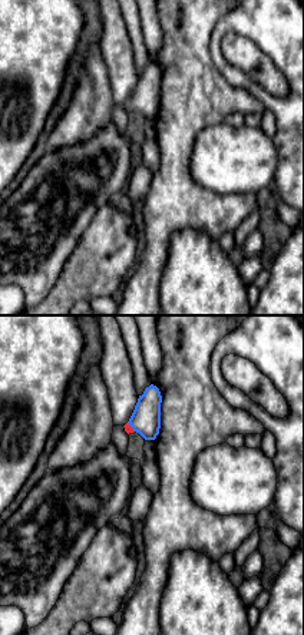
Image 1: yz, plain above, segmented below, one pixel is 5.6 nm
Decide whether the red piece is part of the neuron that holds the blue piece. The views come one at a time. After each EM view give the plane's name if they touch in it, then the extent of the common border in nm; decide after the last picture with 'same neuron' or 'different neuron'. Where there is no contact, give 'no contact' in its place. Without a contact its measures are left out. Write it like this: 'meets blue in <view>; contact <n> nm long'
meets blue in yz; contact 60 nm long

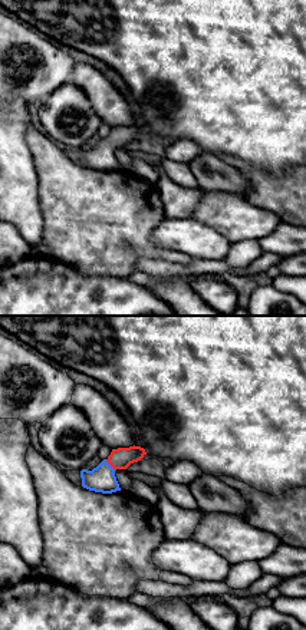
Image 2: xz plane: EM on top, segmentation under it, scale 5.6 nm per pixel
meets blue in xz; contact 90 nm long

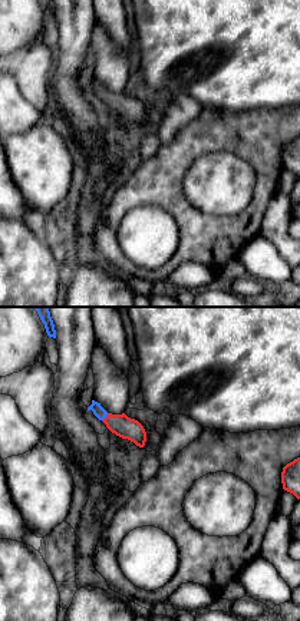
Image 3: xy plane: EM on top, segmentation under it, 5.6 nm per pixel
meets blue in xy; contact 60 nm long

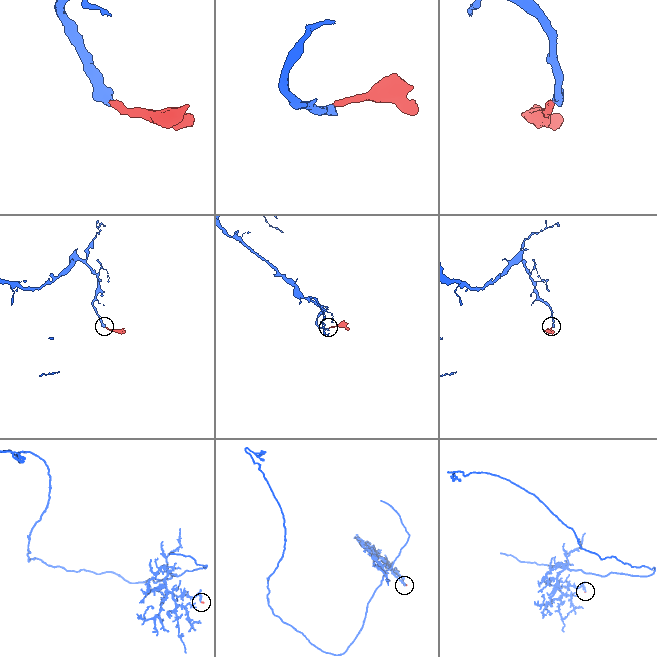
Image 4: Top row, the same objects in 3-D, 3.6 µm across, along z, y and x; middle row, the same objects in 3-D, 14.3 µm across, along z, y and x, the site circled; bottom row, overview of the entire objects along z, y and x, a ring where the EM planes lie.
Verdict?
same neuron

